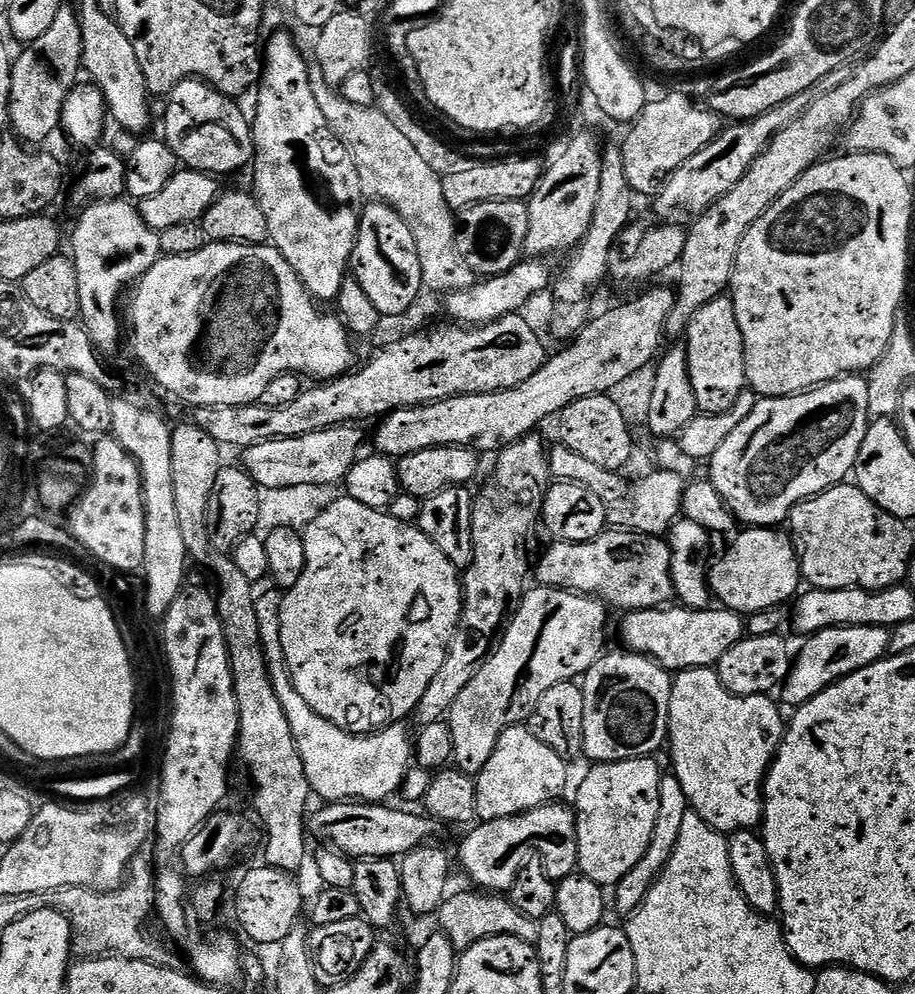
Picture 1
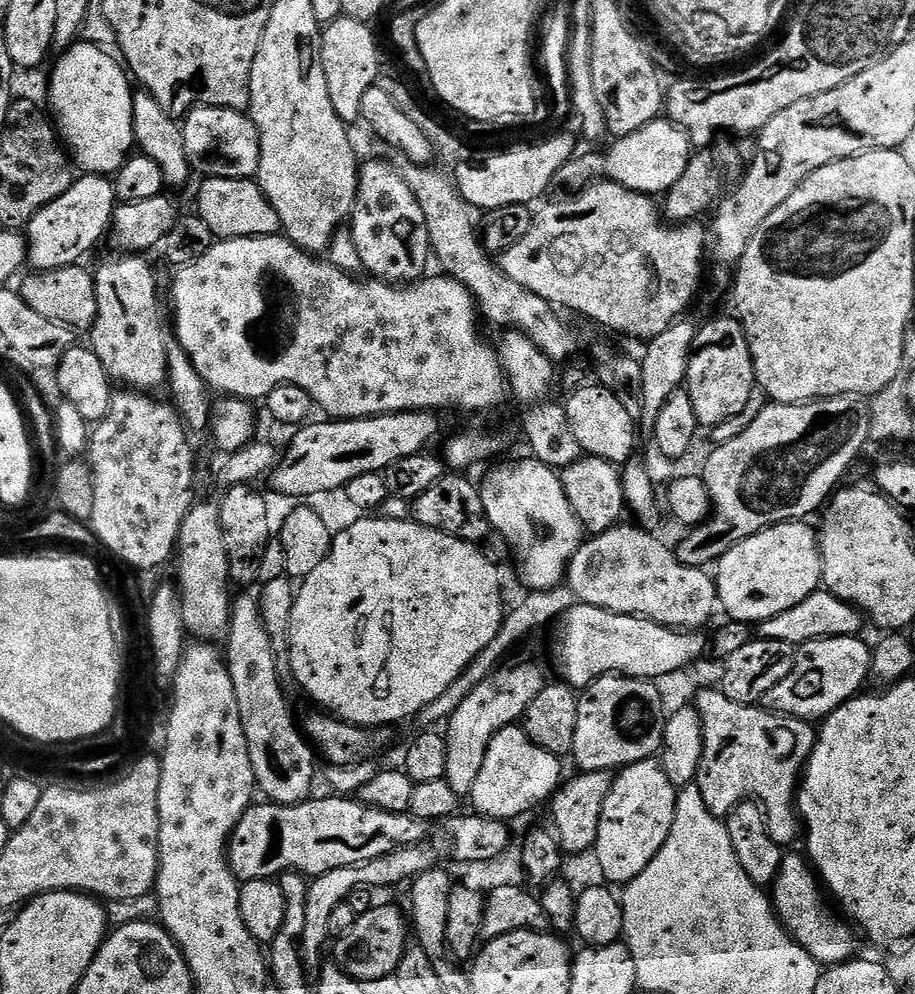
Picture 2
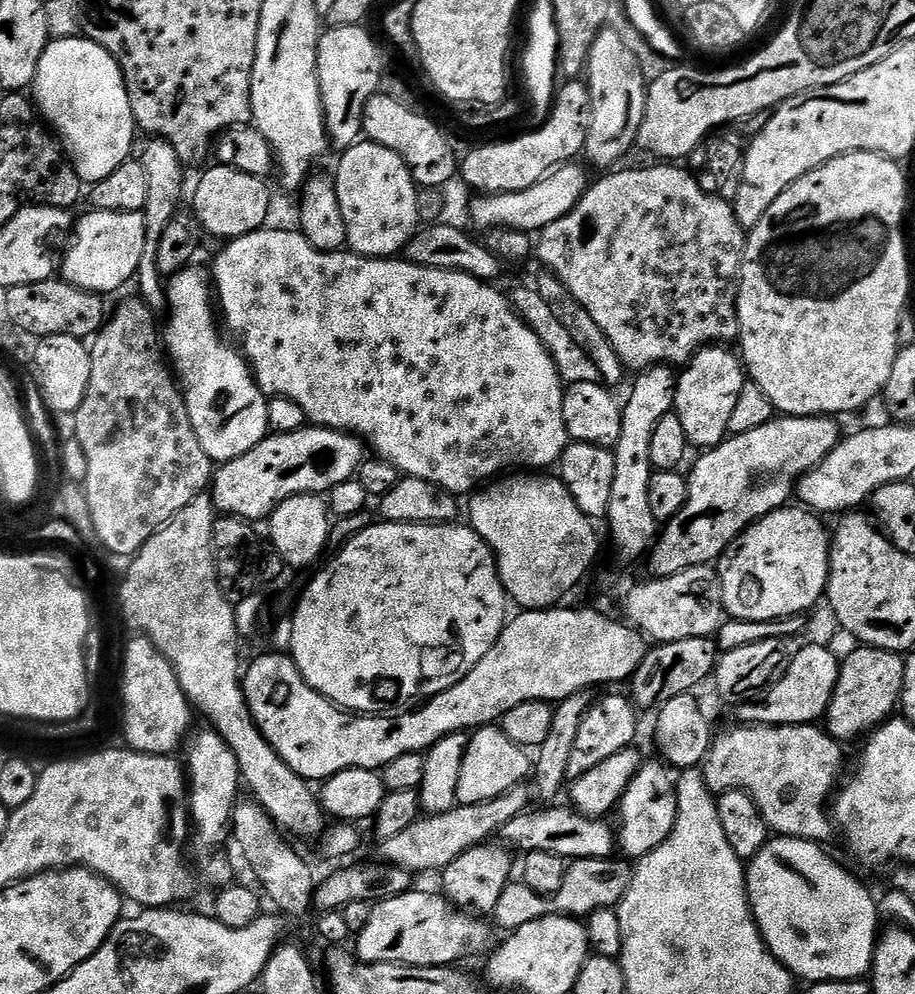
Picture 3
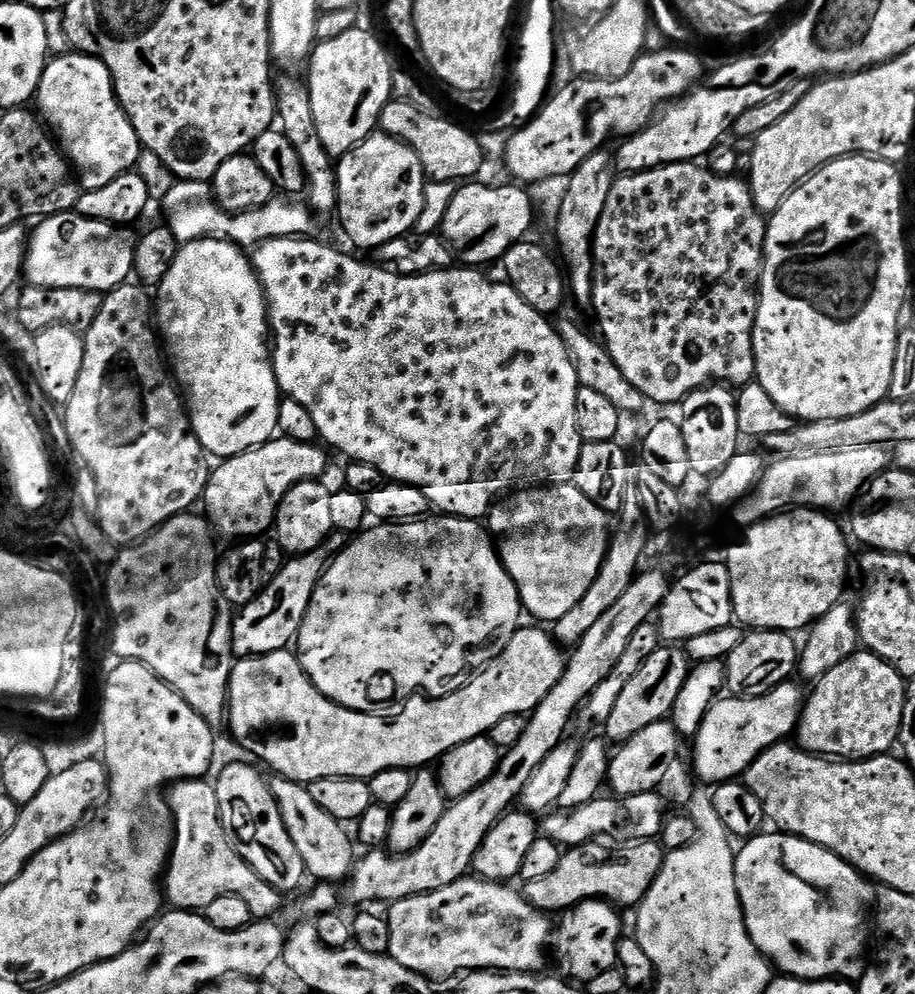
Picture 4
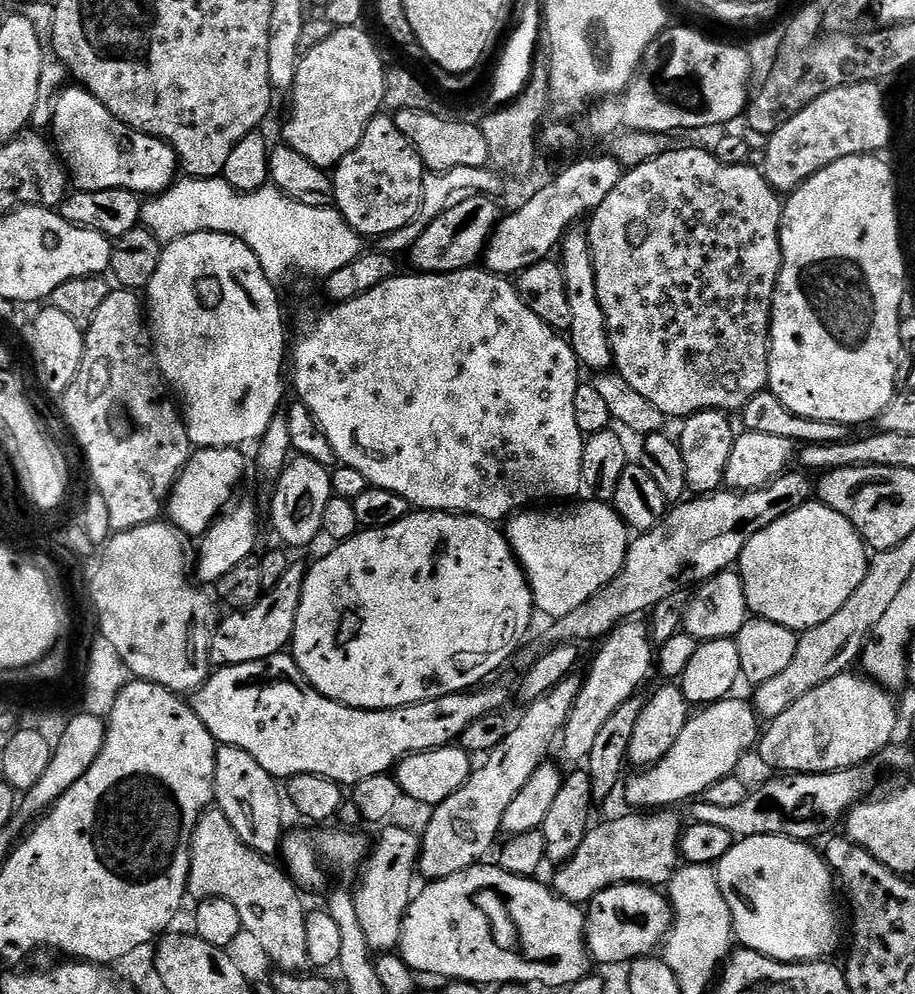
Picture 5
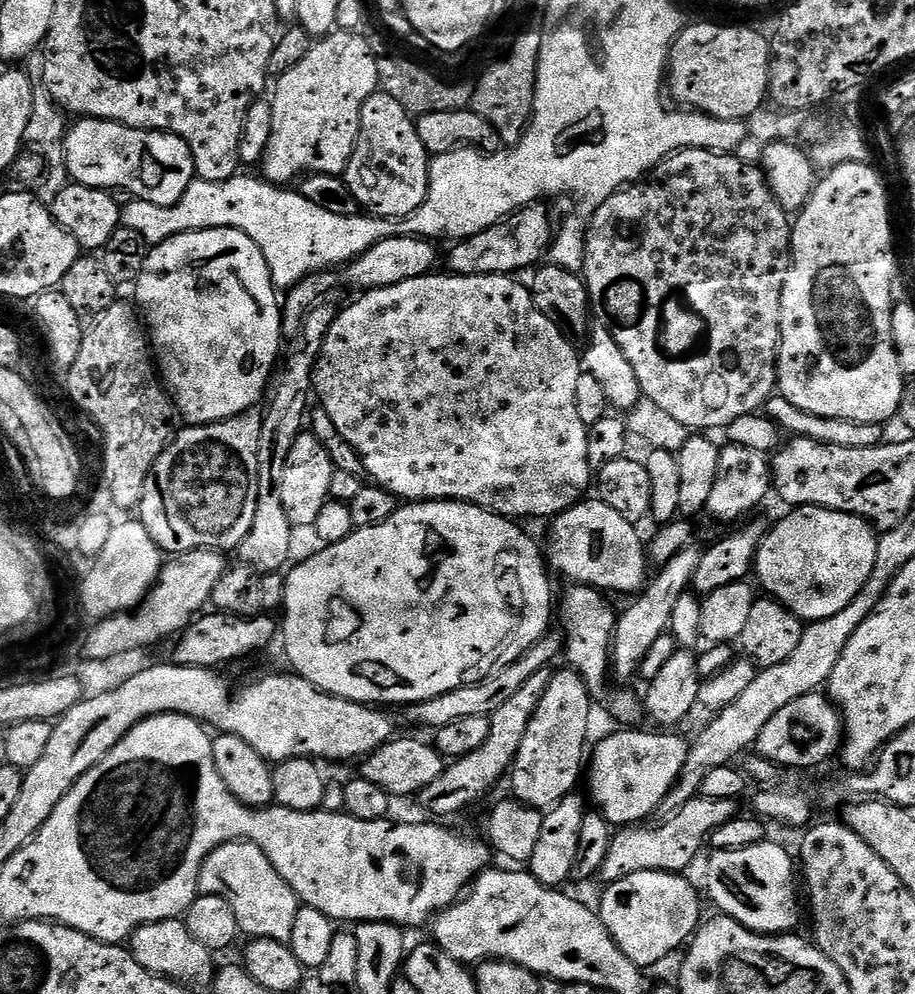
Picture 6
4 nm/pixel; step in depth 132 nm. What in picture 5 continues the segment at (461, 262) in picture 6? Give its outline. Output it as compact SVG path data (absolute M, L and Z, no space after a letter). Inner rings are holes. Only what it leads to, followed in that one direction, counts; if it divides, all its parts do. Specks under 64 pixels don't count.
M615 155L584 156L564 168L549 184L544 184L517 212L503 217L484 248L482 264L487 271L505 278L549 259L559 249L568 229L596 211L624 177L625 165Z

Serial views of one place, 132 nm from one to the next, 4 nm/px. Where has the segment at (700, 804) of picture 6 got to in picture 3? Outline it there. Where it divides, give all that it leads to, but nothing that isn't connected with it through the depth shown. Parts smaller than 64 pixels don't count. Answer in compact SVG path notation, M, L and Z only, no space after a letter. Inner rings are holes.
M609 858L606 860L573 860L568 864L568 873L562 886L553 896L543 896L523 882L509 882L506 890L502 890L502 898L498 898L498 906L494 913L497 929L505 928L511 934L530 922L538 922L538 918L547 916L574 916L587 918L603 908L615 909L632 885L634 868L627 859Z

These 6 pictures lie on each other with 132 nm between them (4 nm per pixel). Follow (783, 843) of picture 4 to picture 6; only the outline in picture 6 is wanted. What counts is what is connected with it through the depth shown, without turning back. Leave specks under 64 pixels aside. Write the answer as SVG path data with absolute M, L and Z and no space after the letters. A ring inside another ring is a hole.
M765 842L762 844L755 844L754 846L746 846L742 850L735 852L734 850L726 850L725 852L713 851L712 857L708 860L708 896L717 904L719 911L723 915L734 918L742 926L746 926L752 932L763 932L765 934L788 934L793 931L792 928L796 924L796 888L798 892L798 884L792 881L792 864L794 868L794 856L787 852L780 844L771 844L771 842Z

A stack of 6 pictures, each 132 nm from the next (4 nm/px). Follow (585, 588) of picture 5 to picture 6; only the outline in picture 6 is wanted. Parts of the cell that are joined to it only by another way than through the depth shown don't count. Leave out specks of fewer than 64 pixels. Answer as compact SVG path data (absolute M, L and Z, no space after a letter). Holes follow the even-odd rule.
M585 498L576 504L572 508L567 508L565 512L560 513L559 516L555 517L551 521L552 524L552 560L550 556L550 568L553 573L565 572L569 576L569 581L572 584L588 584L591 588L599 588L605 593L613 594L612 592L634 592L633 594L639 593L641 589L645 587L646 581L649 579L650 573L648 574L648 568L650 569L650 560L646 555L646 544L640 541L640 536L637 525L631 524L626 518L622 518L622 514L618 514L618 510L610 510L610 506L606 506L604 501L599 498Z

